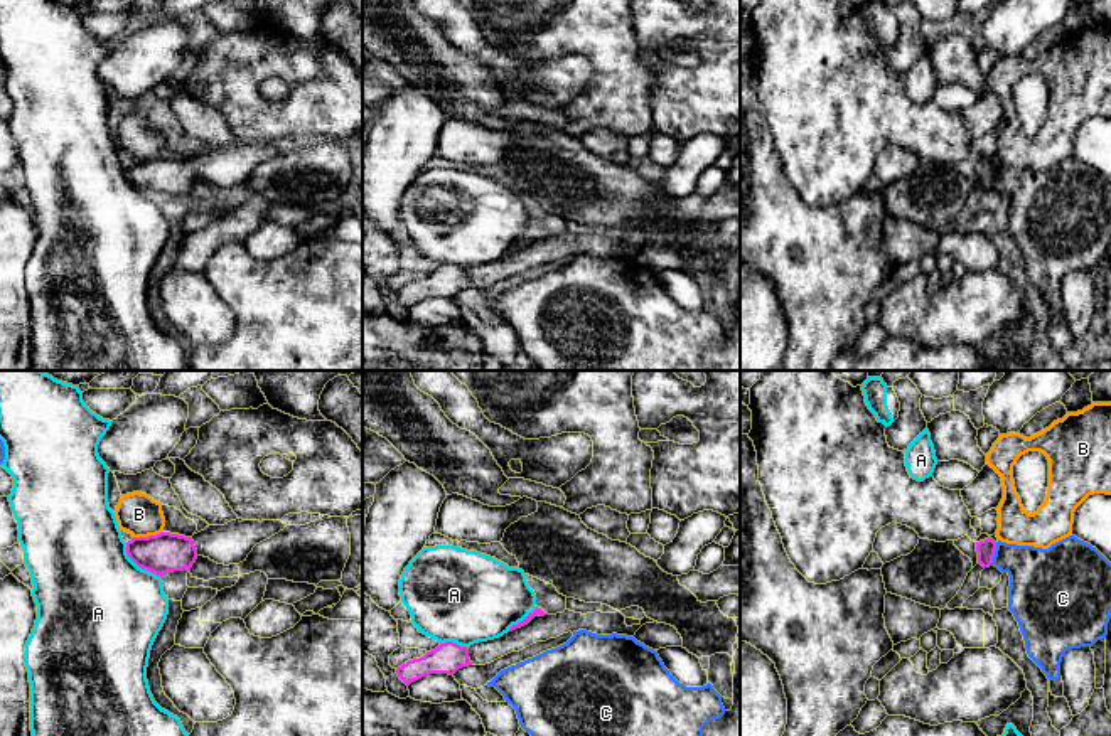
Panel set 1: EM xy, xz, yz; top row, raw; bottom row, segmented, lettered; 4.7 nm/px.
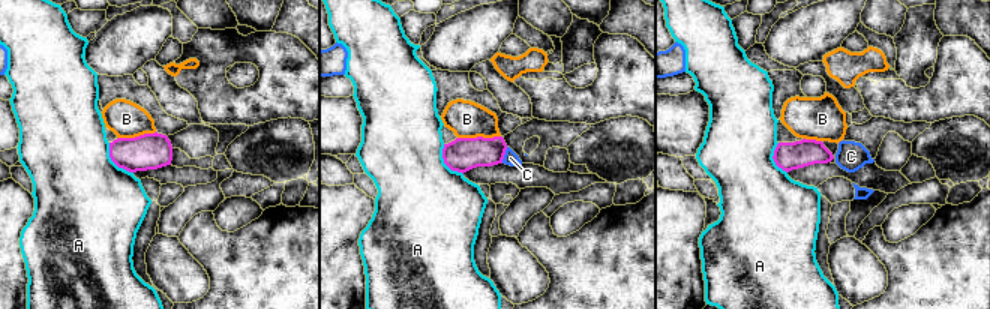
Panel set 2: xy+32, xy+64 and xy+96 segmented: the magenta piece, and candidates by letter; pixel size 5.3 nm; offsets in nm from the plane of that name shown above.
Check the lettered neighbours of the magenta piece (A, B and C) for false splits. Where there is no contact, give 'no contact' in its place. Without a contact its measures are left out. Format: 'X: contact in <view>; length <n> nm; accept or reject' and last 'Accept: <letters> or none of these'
A: contact in xy; length 240 nm; reject
B: contact in xy; length 150 nm; reject
C: contact in yz; length 120 nm; reject
Accept: none of these

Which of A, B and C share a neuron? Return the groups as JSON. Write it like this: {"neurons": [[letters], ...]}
{"neurons": [["A"], ["B"], ["C"]]}

